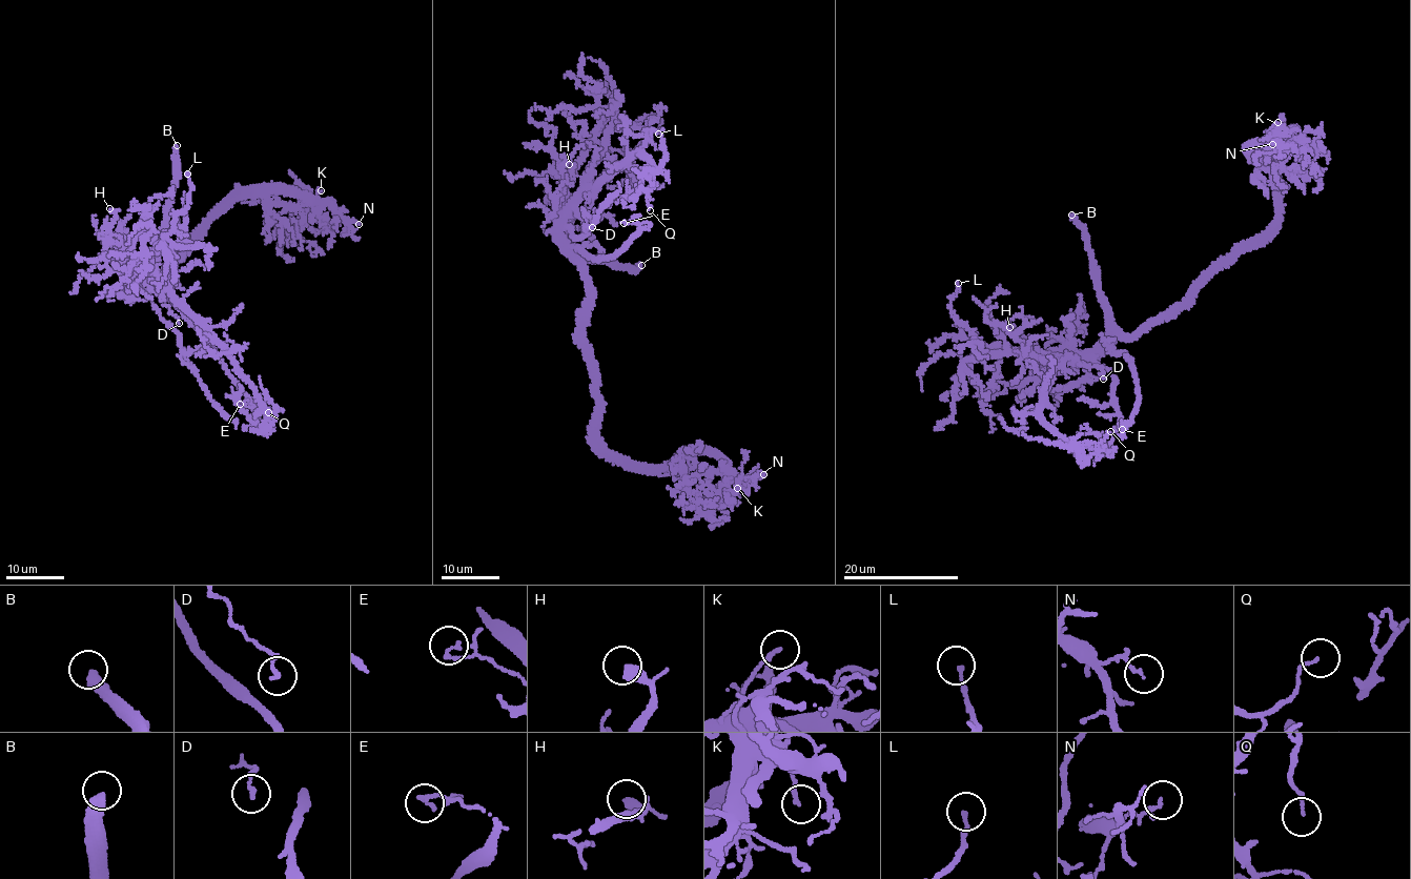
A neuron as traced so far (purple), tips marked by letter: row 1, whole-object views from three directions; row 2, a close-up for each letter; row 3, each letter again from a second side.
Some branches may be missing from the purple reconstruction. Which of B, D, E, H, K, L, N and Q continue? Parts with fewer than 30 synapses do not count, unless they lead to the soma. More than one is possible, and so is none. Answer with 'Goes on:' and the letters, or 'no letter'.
Goes on: B

